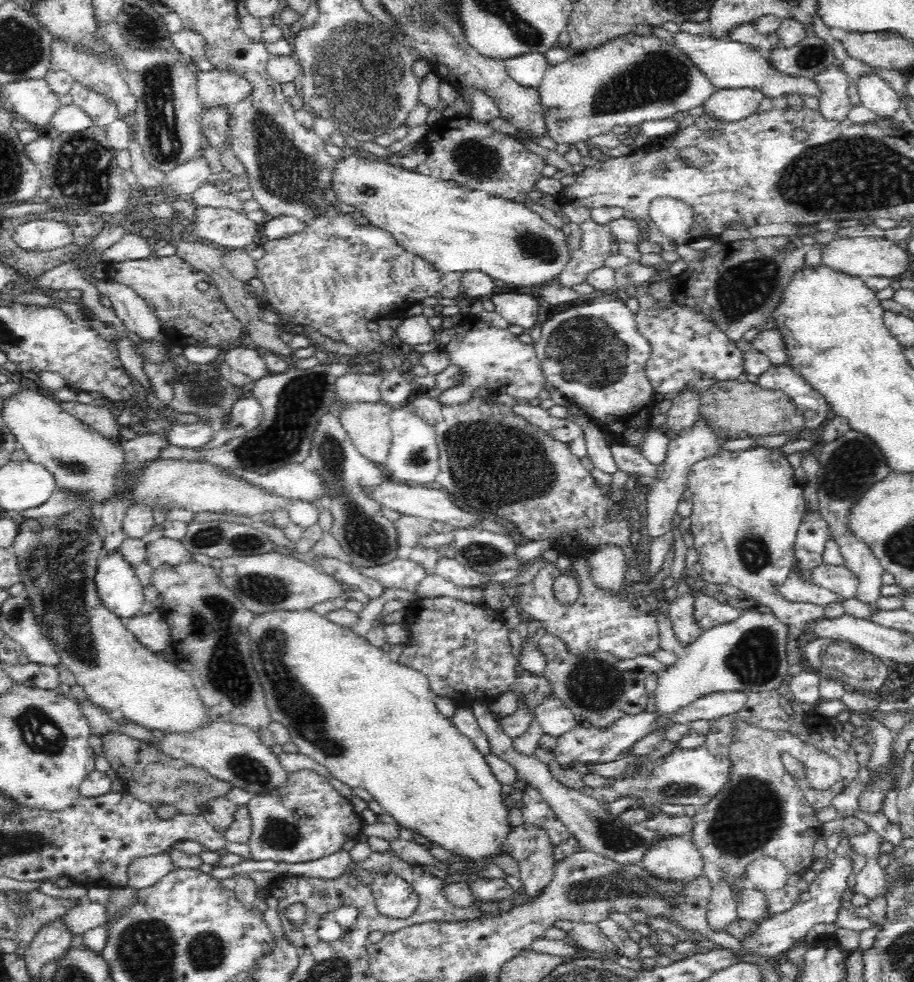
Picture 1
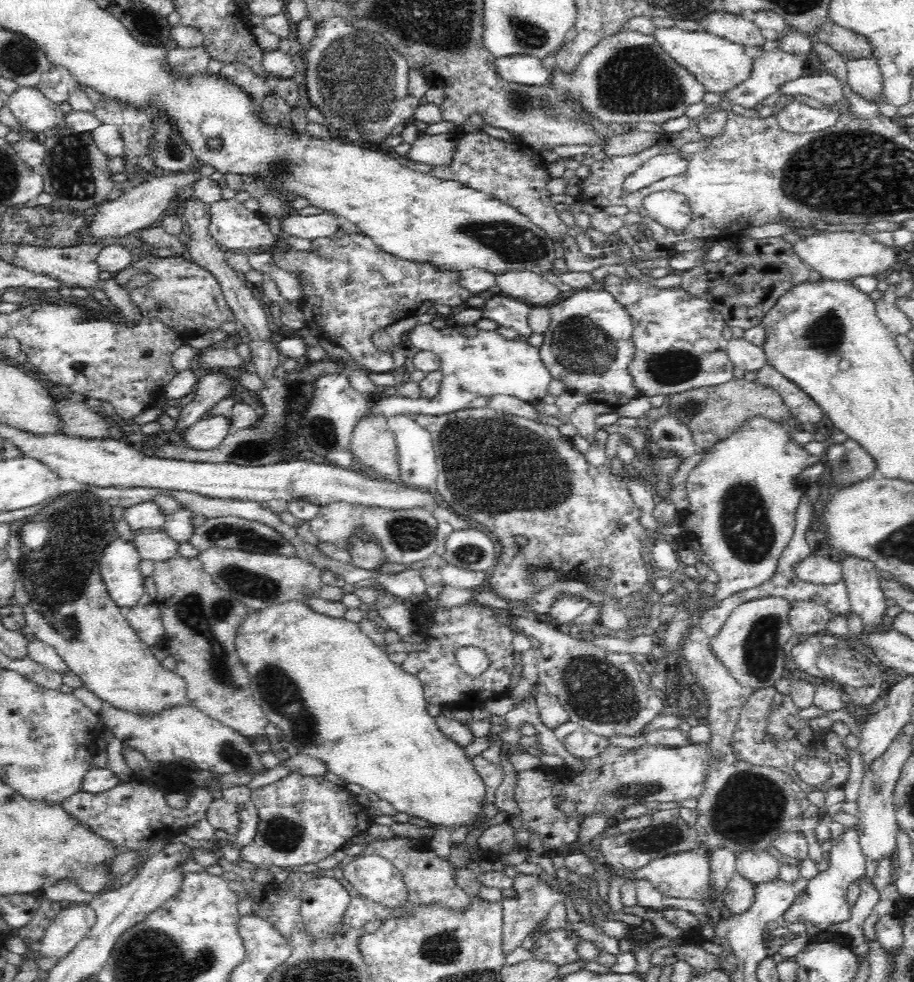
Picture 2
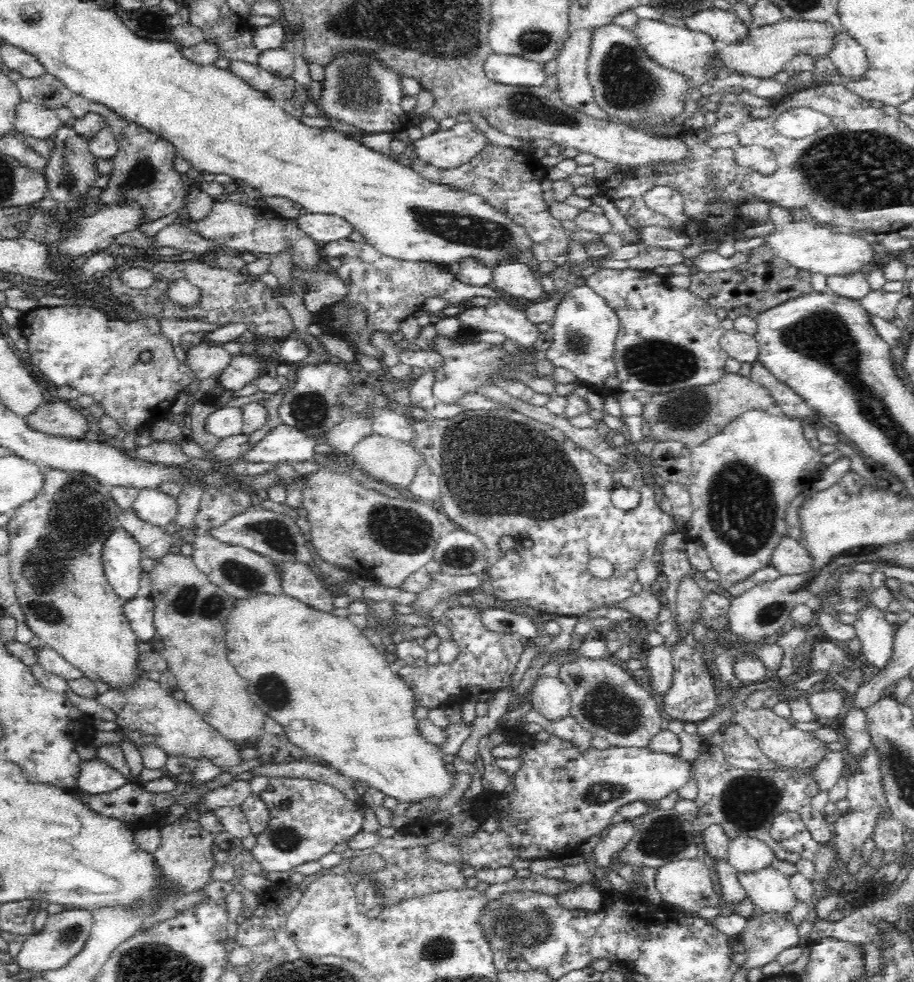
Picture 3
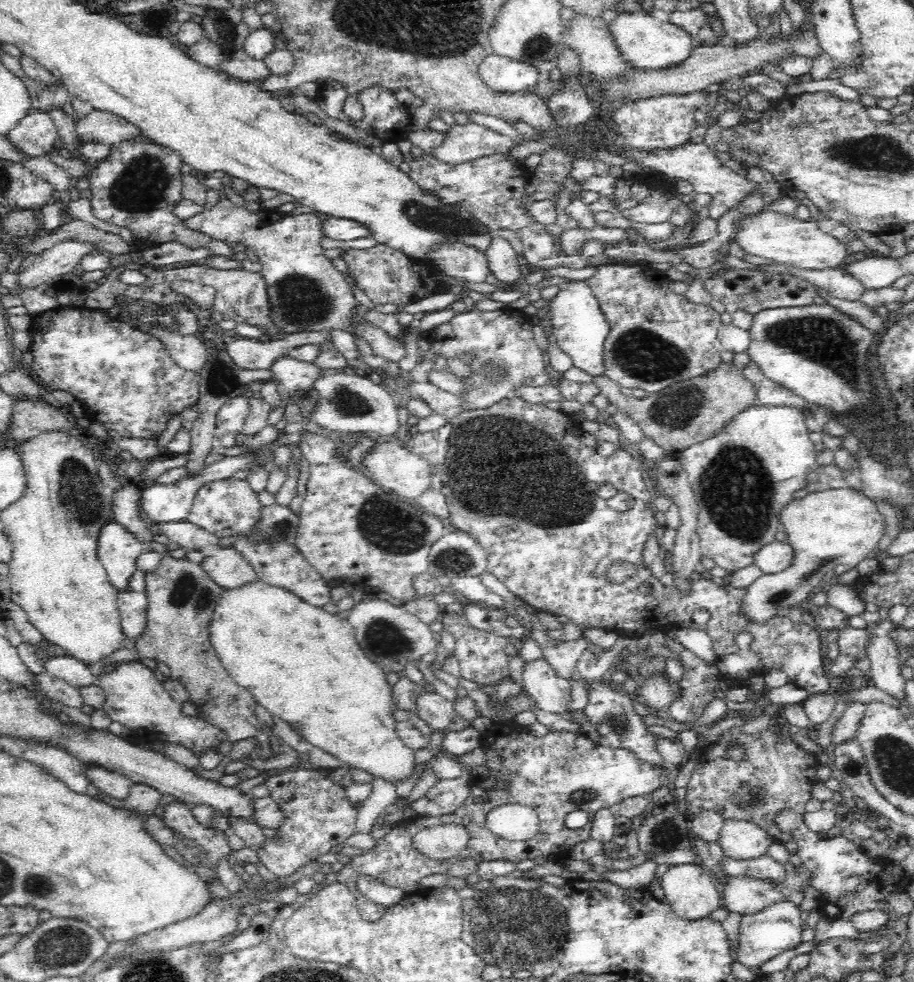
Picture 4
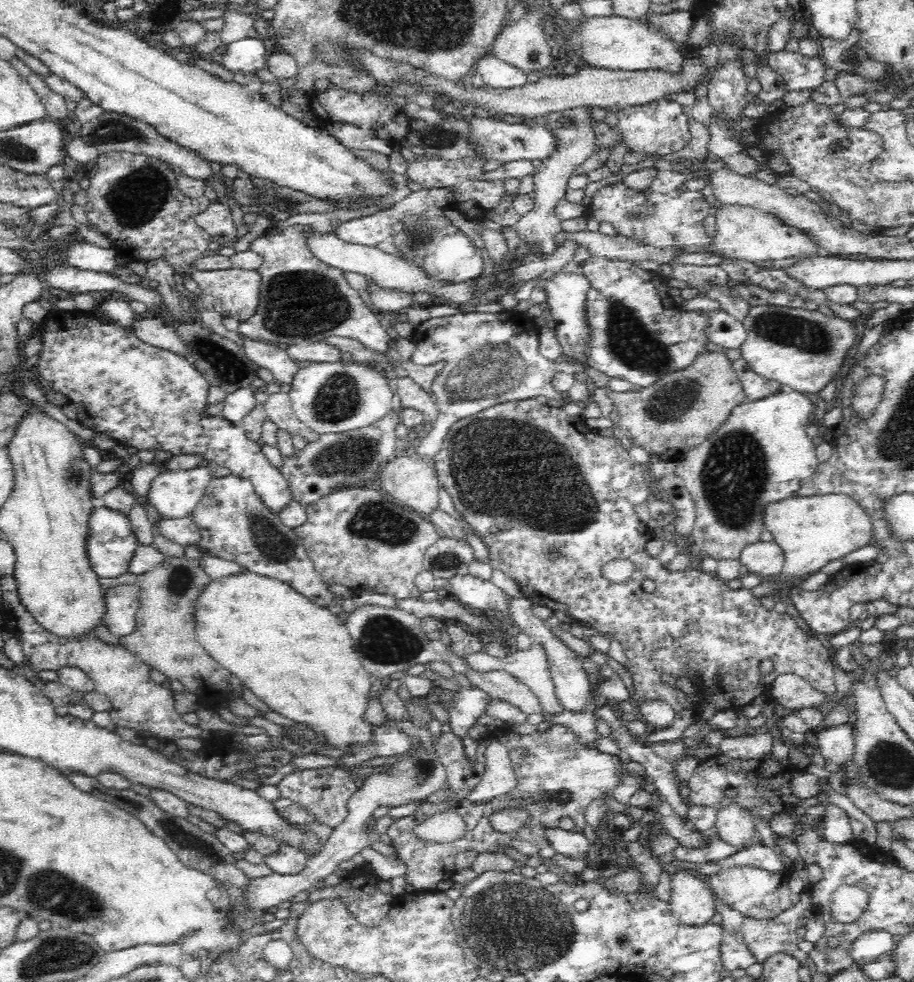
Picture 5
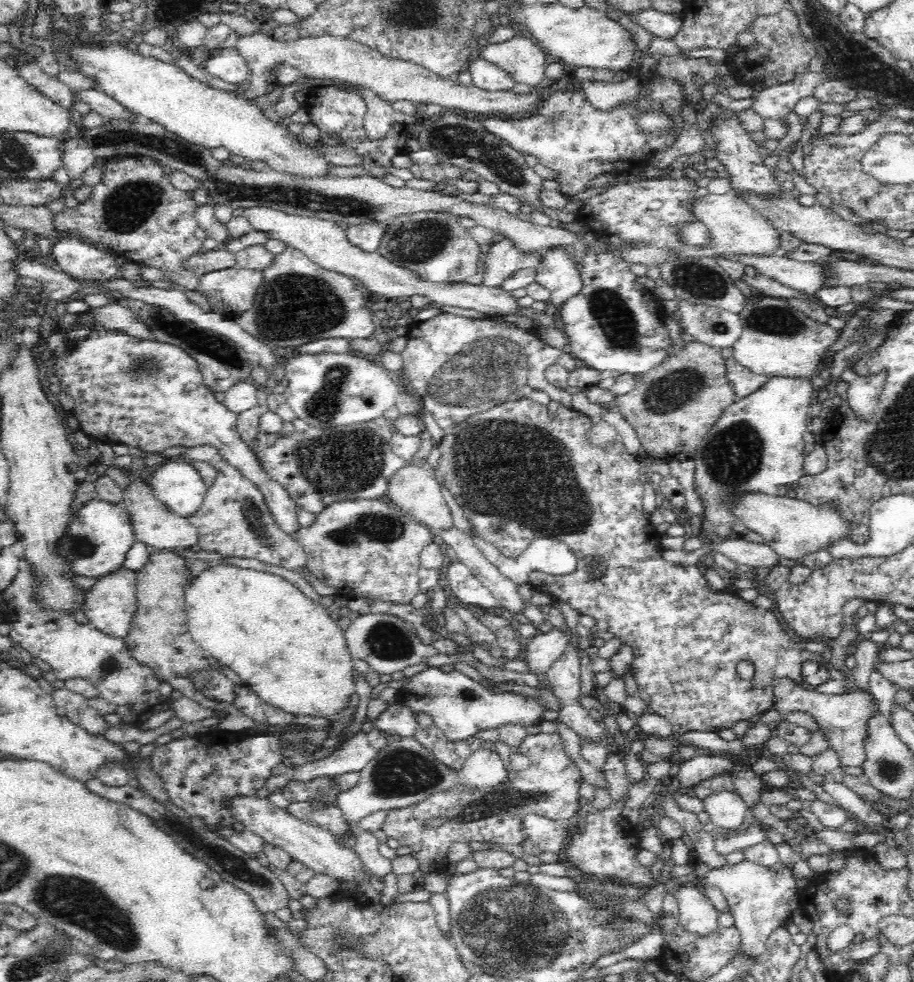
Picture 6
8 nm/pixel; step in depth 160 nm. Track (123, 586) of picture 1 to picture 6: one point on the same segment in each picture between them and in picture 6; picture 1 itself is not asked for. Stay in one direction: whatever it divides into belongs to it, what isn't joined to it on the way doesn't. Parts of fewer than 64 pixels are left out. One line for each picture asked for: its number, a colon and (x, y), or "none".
2: (120, 560)
3: (121, 555)
4: (117, 548)
5: (110, 542)
6: (96, 540)

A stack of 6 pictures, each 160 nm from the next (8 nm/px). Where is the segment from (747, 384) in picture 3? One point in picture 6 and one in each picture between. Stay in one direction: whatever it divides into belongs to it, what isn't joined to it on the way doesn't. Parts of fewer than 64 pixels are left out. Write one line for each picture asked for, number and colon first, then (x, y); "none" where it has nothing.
4: (689, 411)
5: (676, 413)
6: (671, 407)

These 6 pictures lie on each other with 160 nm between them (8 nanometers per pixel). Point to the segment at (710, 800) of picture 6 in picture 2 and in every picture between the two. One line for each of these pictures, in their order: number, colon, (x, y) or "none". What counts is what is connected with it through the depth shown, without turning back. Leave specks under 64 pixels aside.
2: (756, 866)
3: (745, 854)
4: (740, 839)
5: (733, 823)

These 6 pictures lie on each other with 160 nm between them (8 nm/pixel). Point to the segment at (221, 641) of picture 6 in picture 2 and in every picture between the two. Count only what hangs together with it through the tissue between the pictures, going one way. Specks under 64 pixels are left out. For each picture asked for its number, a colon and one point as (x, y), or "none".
2: (368, 723)
3: (337, 698)
4: (304, 665)
5: (297, 657)

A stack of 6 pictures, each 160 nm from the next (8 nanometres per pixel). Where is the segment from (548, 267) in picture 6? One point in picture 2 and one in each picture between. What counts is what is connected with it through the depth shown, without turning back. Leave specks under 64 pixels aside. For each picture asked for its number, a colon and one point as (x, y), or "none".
2: (587, 347)
3: (584, 329)
4: (580, 328)
5: (566, 291)

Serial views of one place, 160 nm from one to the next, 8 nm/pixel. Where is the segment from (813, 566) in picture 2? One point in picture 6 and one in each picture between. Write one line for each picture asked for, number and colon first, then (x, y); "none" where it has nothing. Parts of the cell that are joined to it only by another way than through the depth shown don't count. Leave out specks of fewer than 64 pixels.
3: (789, 557)
4: (775, 556)
5: (764, 558)
6: (753, 554)

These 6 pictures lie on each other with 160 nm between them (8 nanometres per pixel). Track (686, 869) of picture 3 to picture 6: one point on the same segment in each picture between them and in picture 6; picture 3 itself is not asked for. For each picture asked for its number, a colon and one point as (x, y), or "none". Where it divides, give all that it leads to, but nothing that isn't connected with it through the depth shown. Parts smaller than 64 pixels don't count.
4: (691, 893)
5: (691, 901)
6: (697, 915)

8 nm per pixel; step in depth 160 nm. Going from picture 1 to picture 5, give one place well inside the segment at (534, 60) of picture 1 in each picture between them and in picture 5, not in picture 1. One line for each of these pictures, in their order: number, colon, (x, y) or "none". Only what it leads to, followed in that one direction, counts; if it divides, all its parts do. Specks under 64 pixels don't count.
2: (520, 69)
3: (505, 70)
4: (503, 75)
5: (496, 74)

